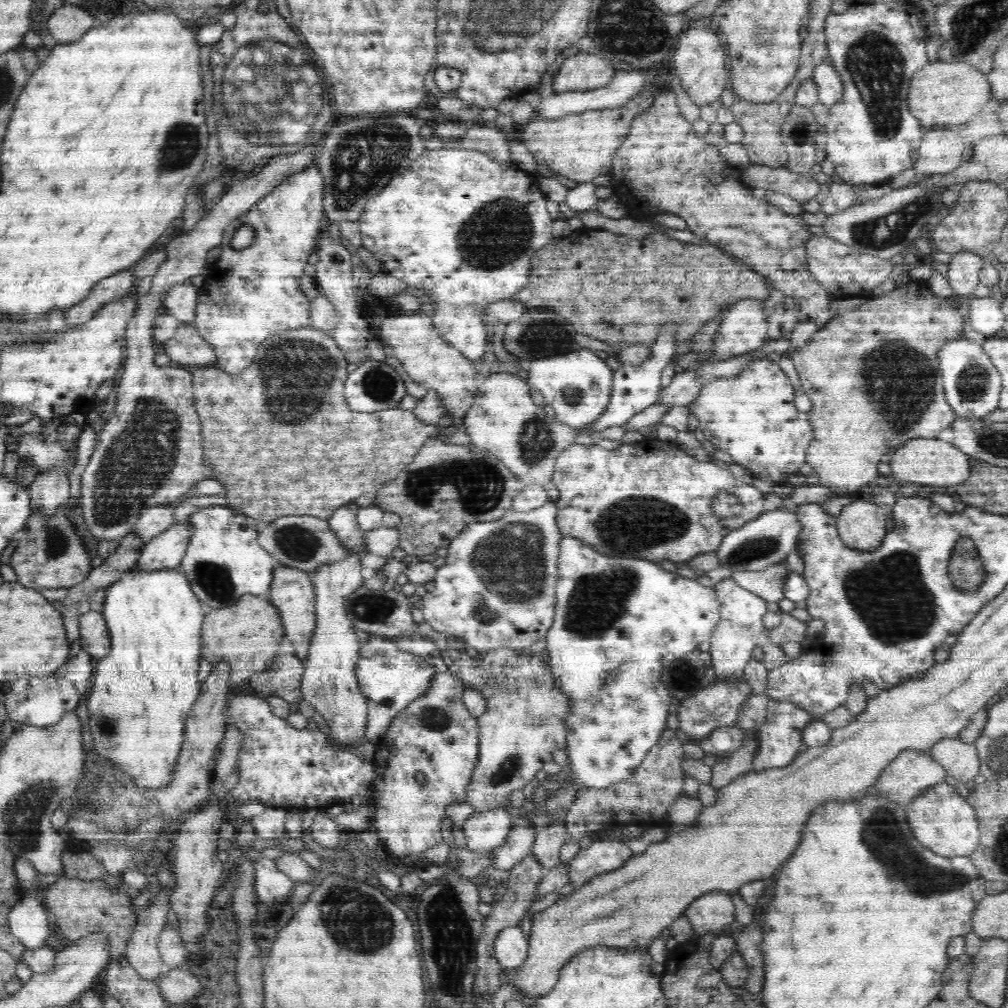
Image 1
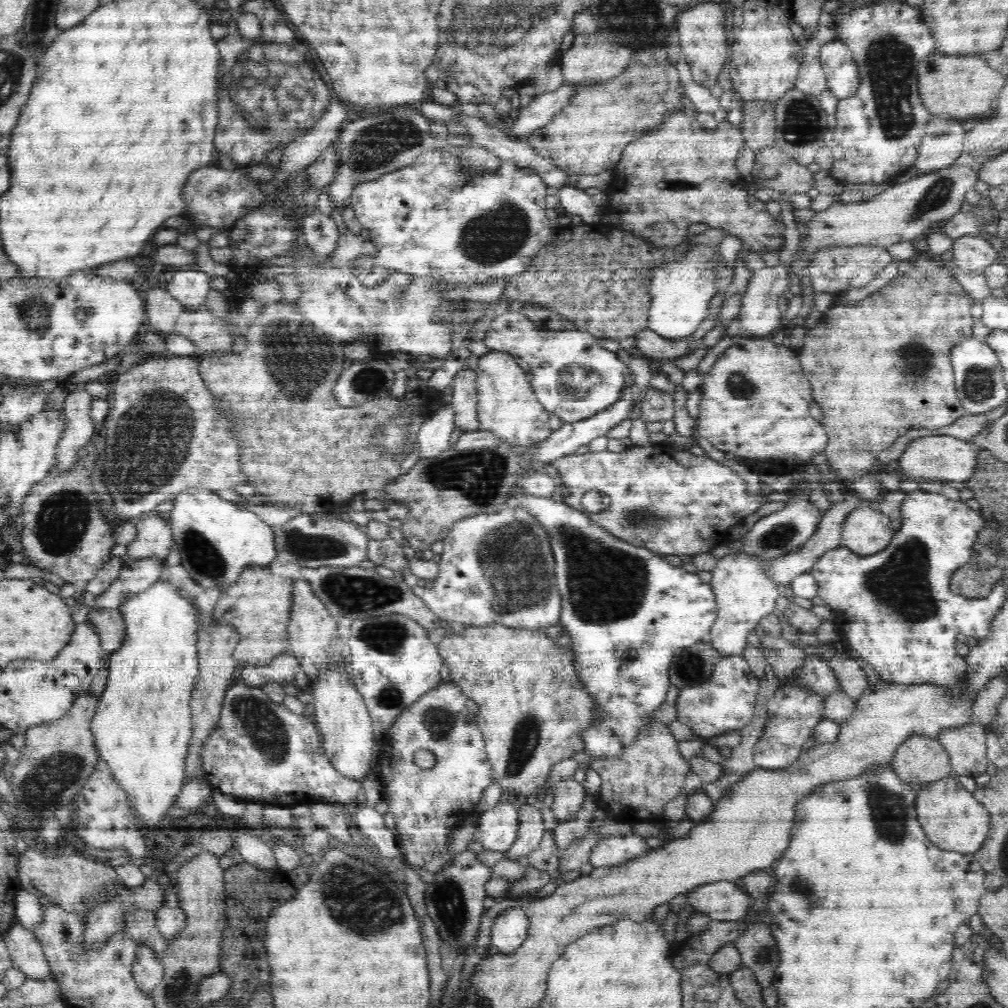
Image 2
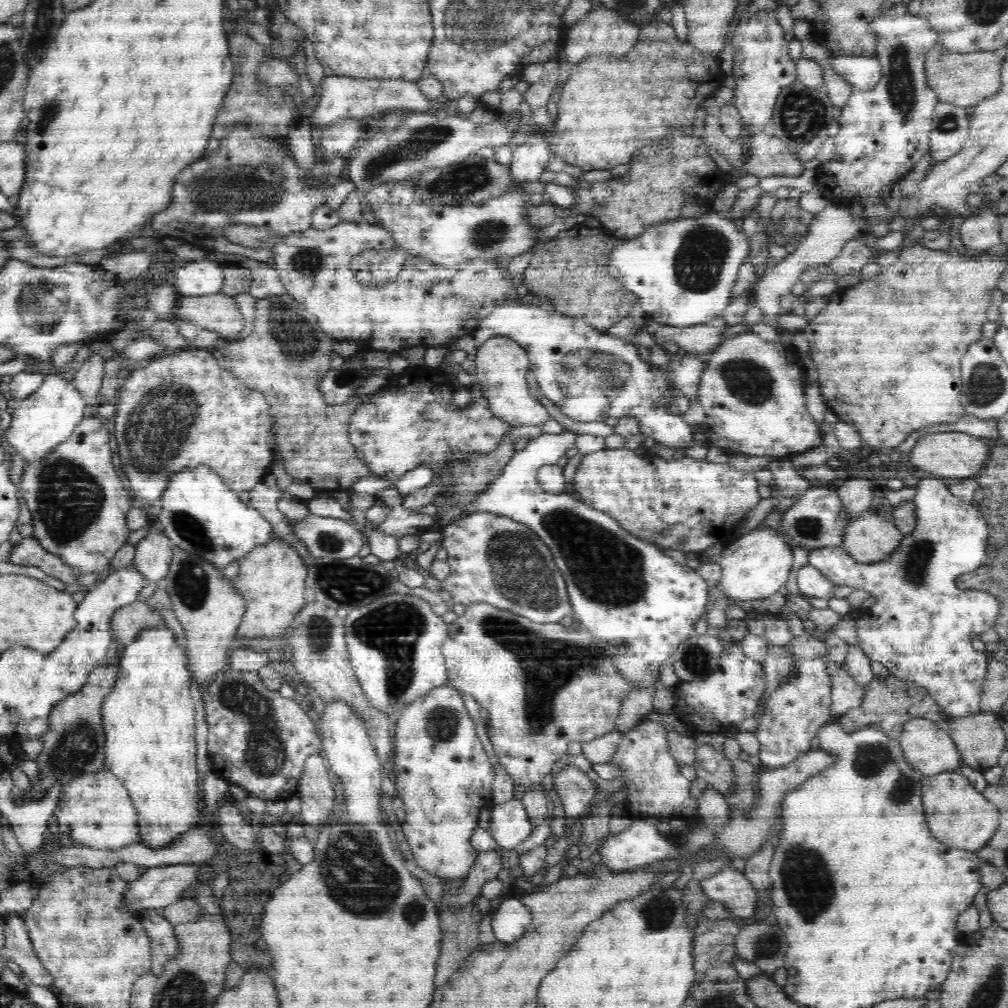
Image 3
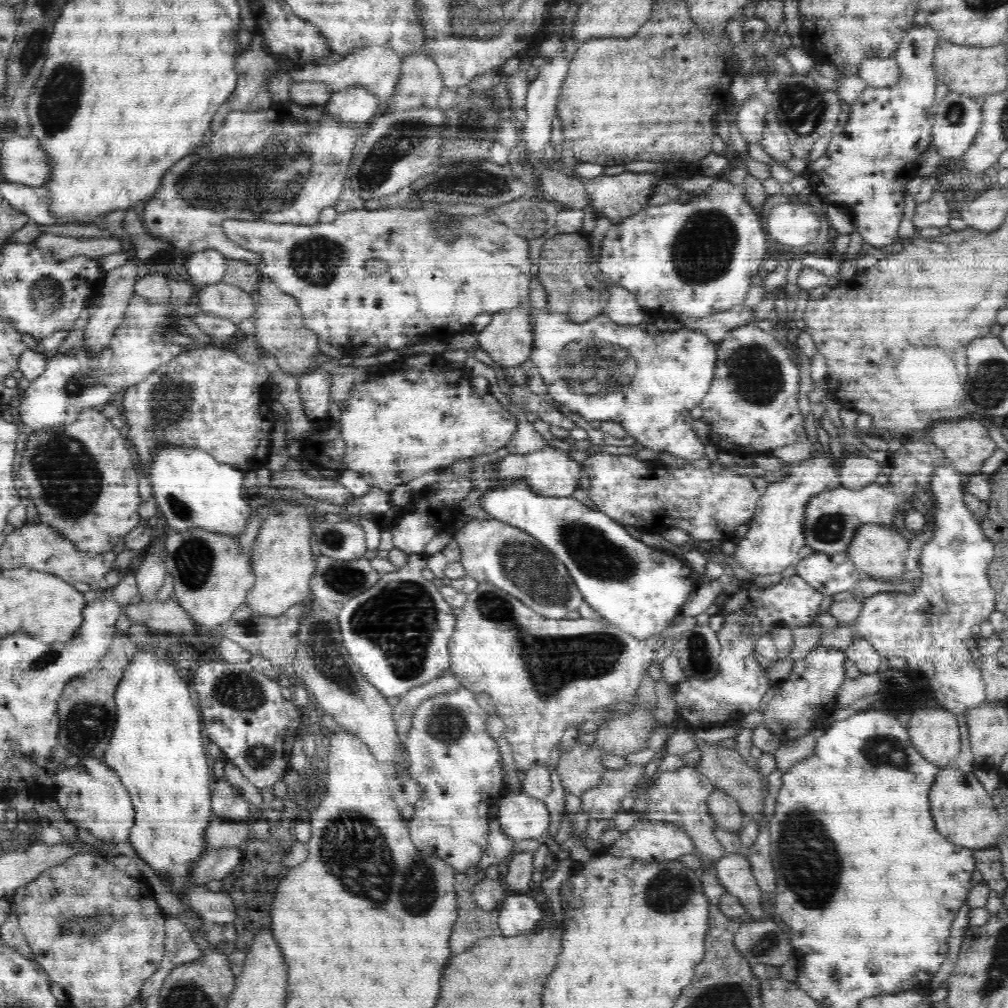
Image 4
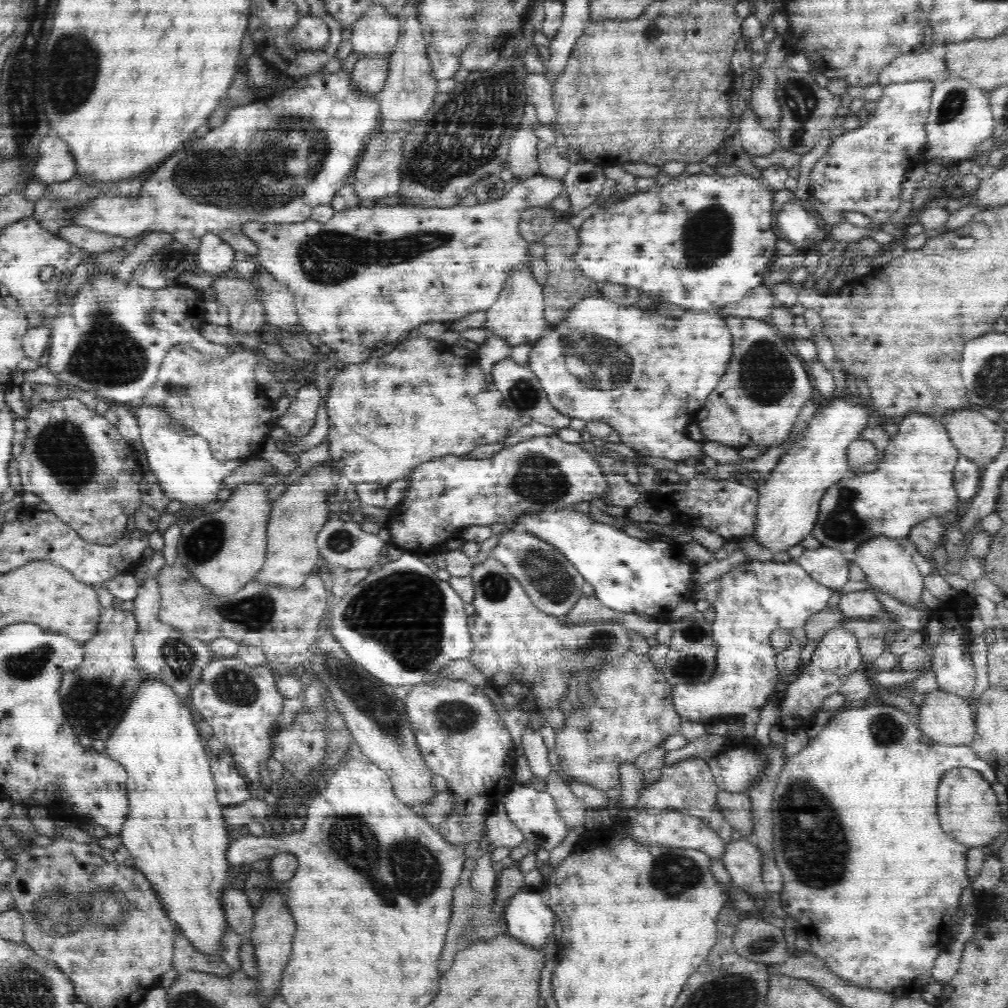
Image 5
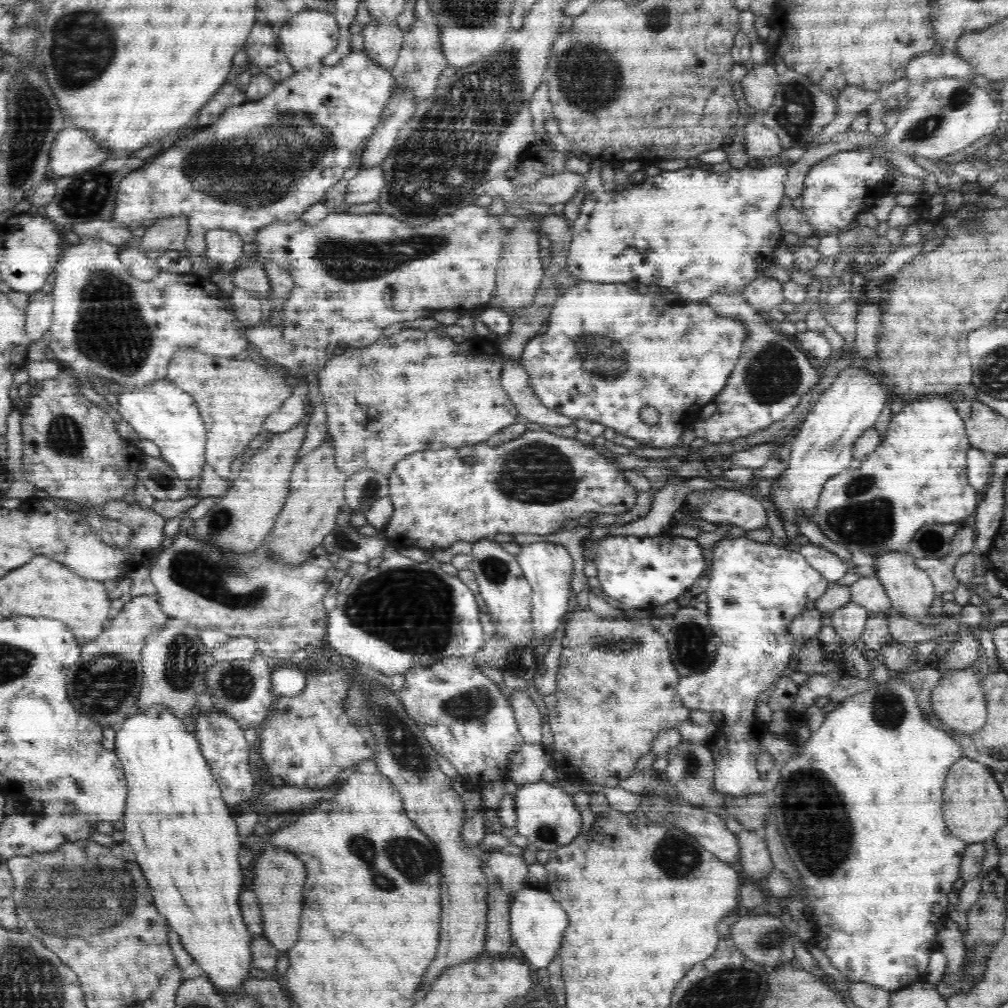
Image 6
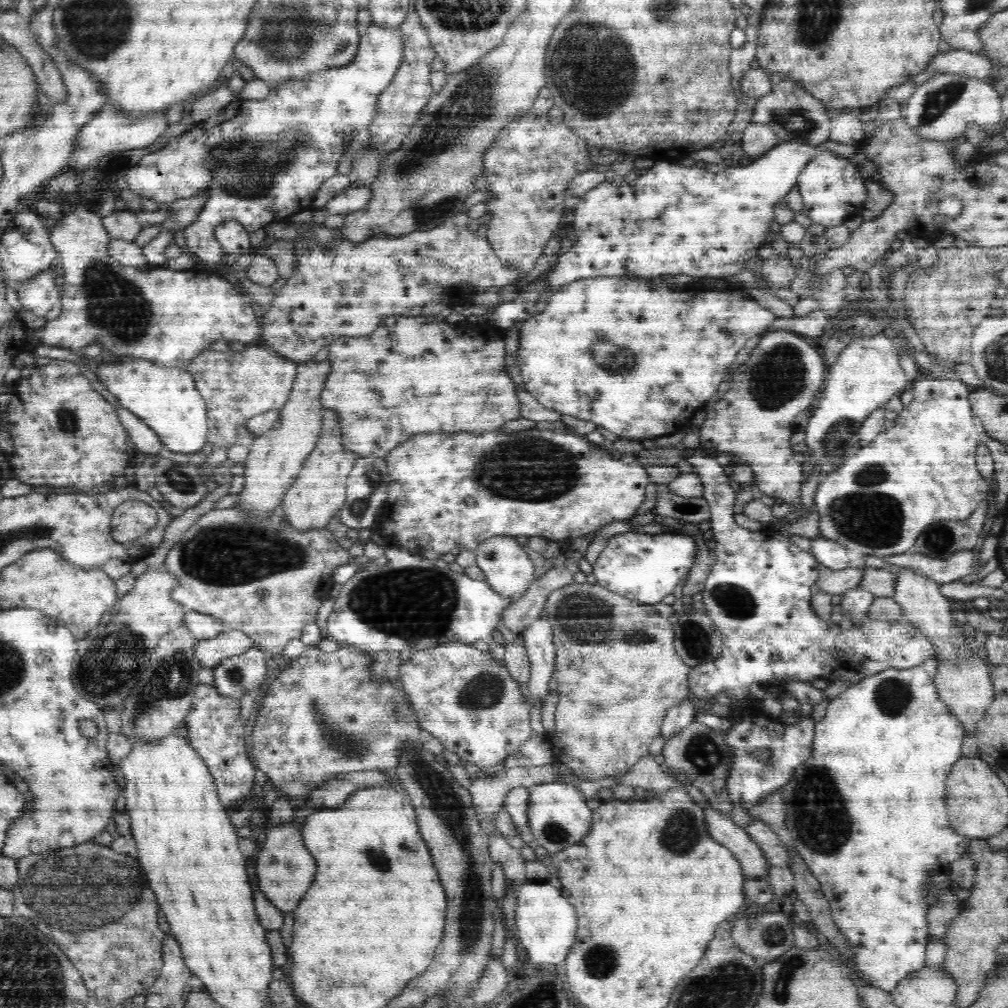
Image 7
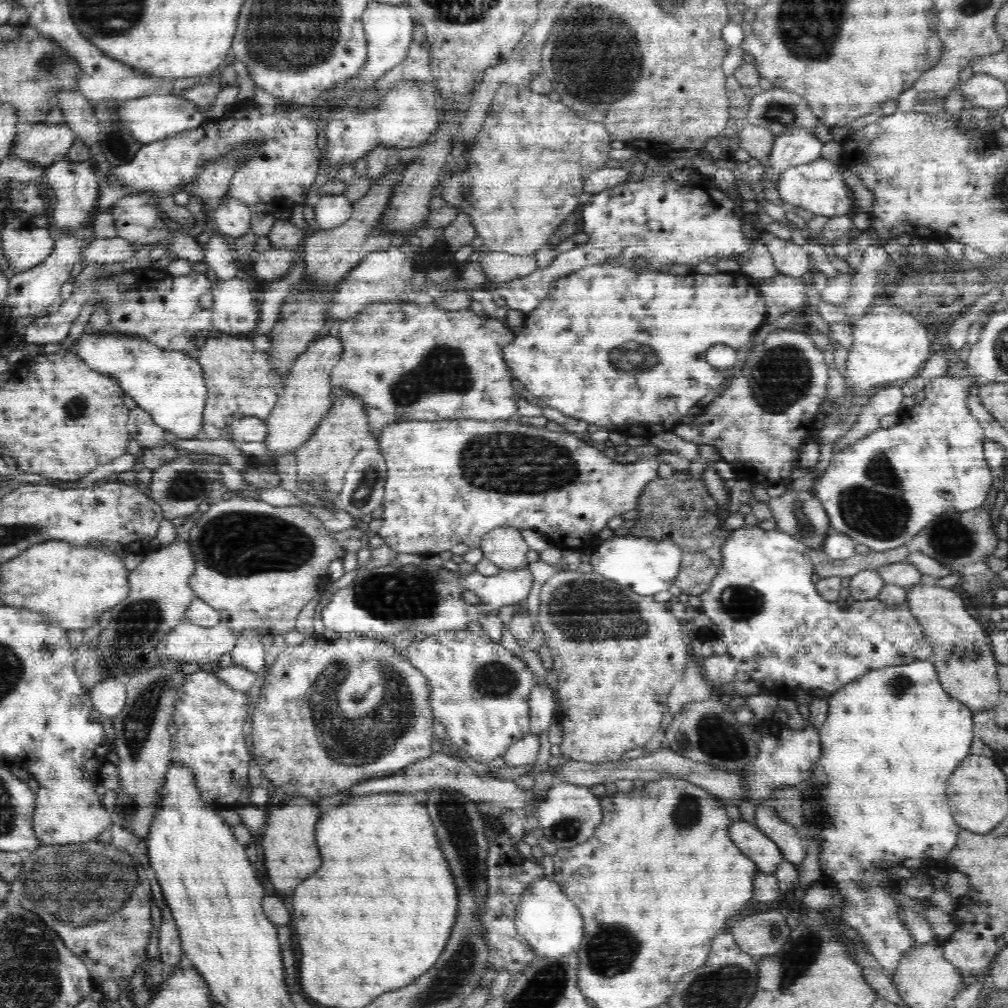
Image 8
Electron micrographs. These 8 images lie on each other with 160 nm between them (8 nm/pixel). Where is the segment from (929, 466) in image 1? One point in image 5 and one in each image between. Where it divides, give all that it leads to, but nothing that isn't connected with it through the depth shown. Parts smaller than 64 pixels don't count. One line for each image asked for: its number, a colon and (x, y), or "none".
2: (933, 457)
3: (956, 456)
4: (966, 443)
5: (976, 437)

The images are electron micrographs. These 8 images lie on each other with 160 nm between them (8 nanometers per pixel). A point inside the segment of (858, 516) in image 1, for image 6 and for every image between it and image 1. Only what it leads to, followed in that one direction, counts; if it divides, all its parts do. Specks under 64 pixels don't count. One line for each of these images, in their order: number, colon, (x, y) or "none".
2: (866, 531)
3: (871, 537)
4: (879, 551)
5: (887, 565)
6: (910, 589)

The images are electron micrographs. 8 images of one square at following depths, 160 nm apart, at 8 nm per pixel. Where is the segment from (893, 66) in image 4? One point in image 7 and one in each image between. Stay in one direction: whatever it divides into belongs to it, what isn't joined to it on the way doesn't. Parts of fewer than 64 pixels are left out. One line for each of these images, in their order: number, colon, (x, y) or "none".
5: (916, 66)
6: (928, 66)
7: (975, 65)

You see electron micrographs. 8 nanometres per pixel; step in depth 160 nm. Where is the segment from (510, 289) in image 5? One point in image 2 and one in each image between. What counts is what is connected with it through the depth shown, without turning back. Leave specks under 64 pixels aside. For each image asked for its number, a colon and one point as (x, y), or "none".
2: (507, 406)
3: (501, 364)
4: (508, 339)

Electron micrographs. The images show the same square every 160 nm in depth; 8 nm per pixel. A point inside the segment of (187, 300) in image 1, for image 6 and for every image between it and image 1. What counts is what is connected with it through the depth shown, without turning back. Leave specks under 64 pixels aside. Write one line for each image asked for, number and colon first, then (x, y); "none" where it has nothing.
2: (190, 287)
3: (199, 278)
4: (207, 267)
5: (216, 257)
6: (225, 246)

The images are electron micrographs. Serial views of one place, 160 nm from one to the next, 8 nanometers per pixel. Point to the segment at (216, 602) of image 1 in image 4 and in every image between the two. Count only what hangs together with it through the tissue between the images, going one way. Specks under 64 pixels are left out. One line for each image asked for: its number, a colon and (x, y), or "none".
2: (217, 539)
3: (202, 516)
4: (192, 489)

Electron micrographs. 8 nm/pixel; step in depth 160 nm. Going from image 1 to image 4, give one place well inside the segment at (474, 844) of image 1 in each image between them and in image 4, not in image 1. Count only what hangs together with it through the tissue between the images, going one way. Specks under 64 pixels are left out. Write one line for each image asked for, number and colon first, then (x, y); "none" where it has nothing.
2: (497, 828)
3: (510, 825)
4: (521, 816)

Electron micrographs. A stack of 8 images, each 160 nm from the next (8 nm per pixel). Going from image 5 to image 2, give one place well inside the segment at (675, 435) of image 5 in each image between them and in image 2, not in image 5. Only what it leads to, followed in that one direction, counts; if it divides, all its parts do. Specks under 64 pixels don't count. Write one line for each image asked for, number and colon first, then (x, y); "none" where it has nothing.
2: (592, 379)
3: (587, 385)
4: (670, 372)

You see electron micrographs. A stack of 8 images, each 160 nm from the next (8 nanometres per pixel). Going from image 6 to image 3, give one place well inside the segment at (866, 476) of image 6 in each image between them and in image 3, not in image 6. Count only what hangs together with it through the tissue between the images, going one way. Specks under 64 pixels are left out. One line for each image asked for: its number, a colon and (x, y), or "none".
3: (815, 520)
4: (832, 516)
5: (913, 481)

